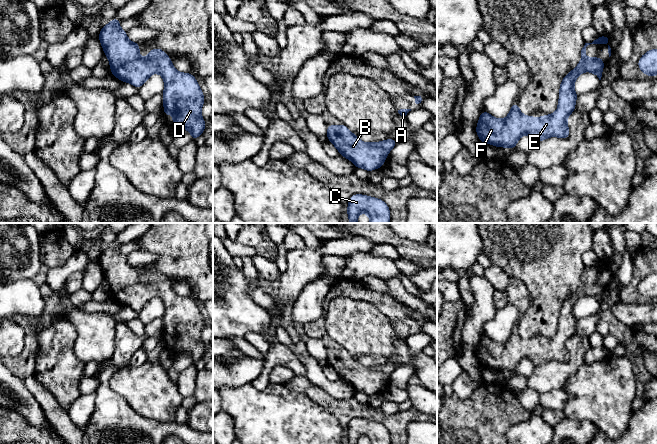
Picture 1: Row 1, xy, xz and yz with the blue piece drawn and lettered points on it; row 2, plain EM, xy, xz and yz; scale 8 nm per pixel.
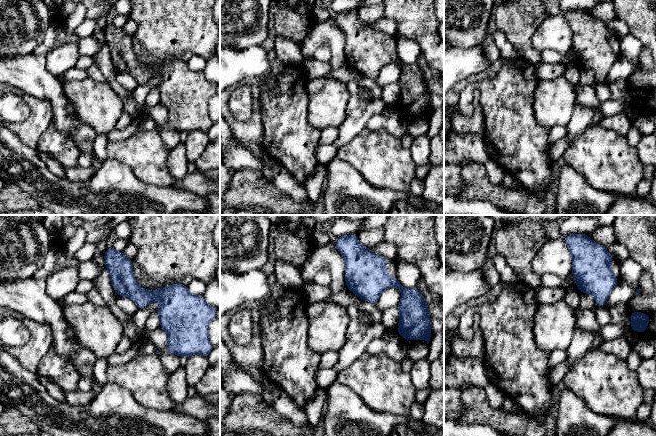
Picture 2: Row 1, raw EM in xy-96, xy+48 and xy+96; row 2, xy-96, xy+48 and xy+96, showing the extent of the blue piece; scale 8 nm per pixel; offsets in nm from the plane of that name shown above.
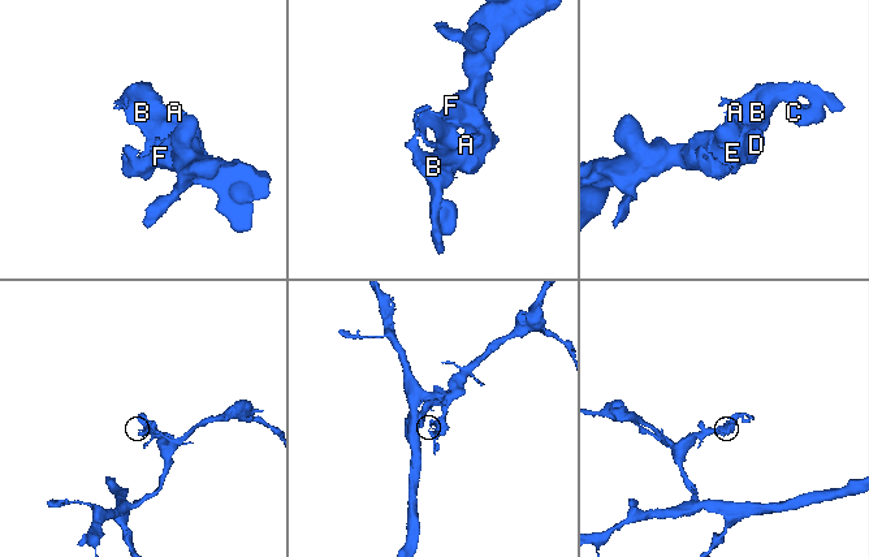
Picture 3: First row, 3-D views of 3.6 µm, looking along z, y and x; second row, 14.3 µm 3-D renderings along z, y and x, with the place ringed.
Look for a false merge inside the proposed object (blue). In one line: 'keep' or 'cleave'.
keep

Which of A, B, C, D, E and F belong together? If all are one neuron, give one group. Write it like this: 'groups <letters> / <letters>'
groups A B C D E F

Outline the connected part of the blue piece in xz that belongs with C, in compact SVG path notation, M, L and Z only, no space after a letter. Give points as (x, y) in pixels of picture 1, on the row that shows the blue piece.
M355 194L348 200L347 214L350 223L358 223L358 215L364 212L370 218L370 223L390 223L390 210L381 199L367 195Z

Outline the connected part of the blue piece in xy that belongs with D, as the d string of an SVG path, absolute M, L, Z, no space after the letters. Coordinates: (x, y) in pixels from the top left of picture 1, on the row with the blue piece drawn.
M113 18L99 33L111 74L139 89L153 73L159 73L165 83L162 93L164 116L169 116L171 111L174 129L189 130L192 133L190 139L196 140L206 126L201 116L206 100L195 77L191 73L178 72L161 49L151 49L147 58L142 59L139 56L140 43L133 43L127 38L127 31L119 27L120 21Z

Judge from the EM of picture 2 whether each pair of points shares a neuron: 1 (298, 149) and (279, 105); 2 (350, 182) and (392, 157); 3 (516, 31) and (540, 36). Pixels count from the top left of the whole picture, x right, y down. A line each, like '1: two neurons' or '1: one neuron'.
1: one neuron
2: two neurons
3: two neurons

